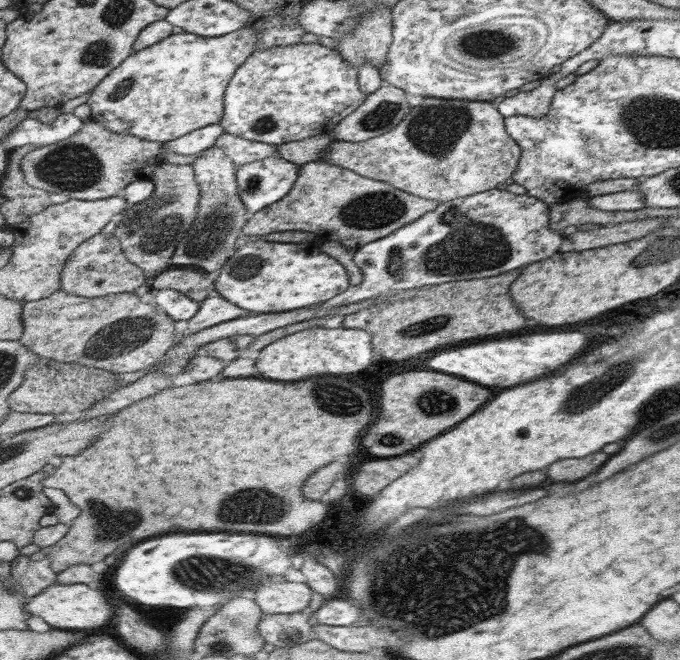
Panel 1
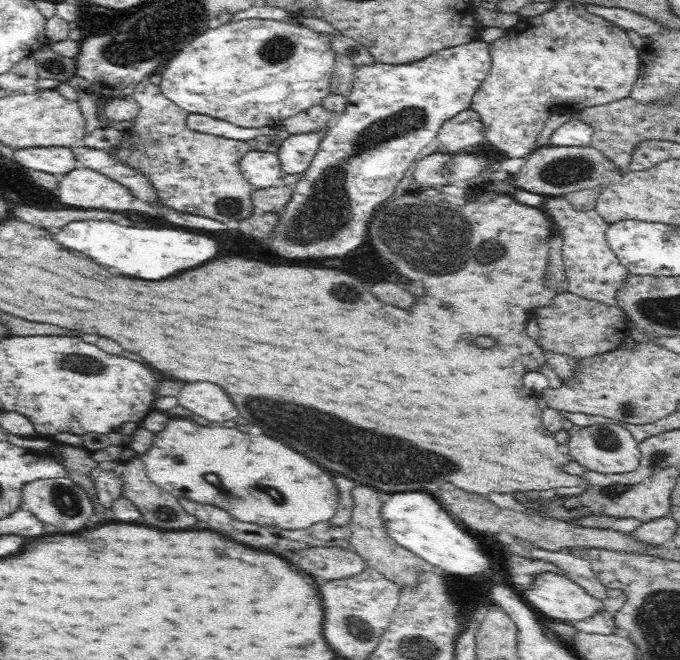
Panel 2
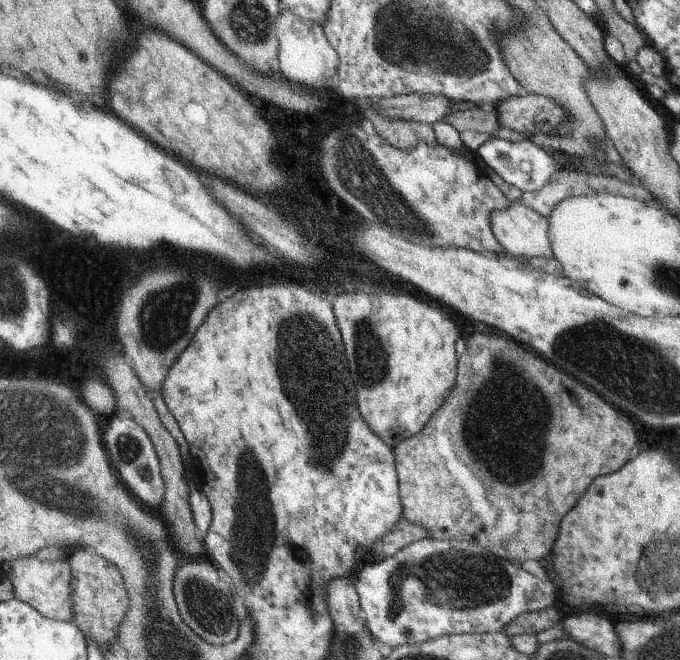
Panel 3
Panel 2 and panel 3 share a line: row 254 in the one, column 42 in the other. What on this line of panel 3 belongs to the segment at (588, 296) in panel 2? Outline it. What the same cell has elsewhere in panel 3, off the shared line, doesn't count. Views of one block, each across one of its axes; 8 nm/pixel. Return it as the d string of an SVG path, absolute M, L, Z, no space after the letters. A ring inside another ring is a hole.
M26 558L13 563L6 576L12 583L14 598L30 604L43 616L58 621L73 621L74 608L72 605L72 566L69 560L65 561L39 561Z

